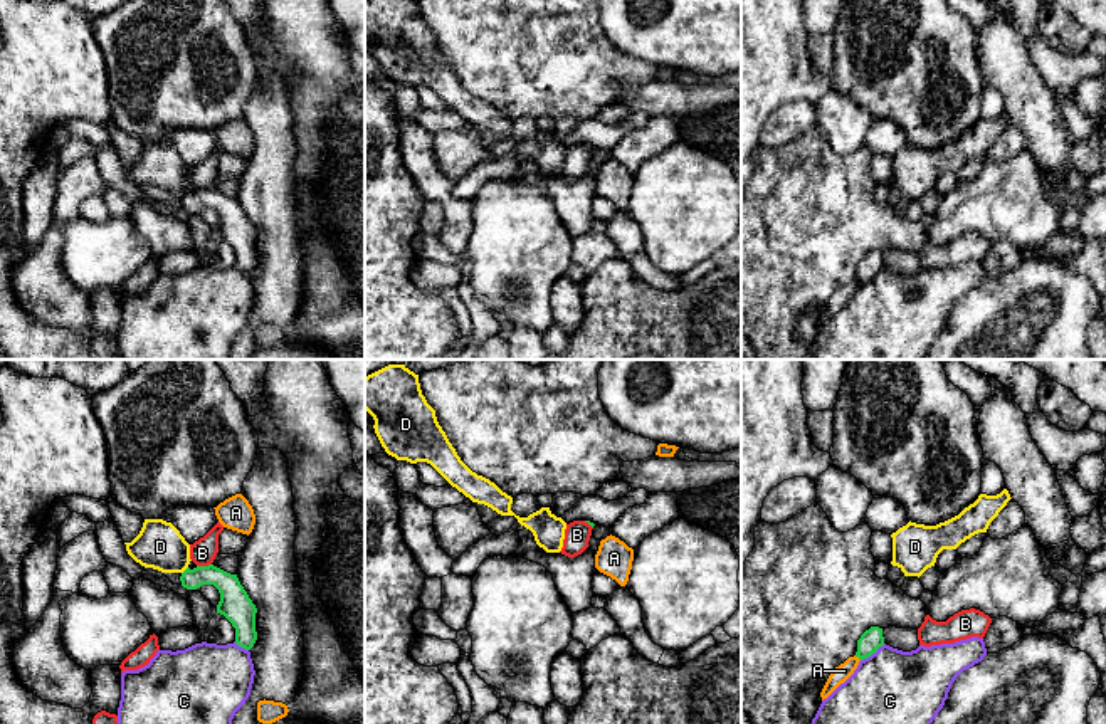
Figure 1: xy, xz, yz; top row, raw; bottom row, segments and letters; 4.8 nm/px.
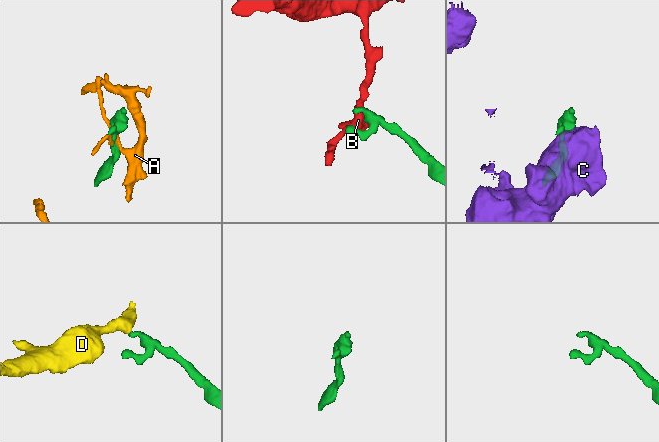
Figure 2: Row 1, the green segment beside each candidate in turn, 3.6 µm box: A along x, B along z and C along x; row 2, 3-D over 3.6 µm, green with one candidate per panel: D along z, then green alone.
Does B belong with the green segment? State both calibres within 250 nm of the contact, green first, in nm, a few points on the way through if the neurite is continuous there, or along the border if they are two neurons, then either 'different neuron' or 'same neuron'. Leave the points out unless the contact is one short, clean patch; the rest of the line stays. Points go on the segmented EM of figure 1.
150/120 nm | along xy (210, 563), (197, 566) | different neuron

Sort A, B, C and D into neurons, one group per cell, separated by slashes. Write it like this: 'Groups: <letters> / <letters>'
Groups: A / B / C / D

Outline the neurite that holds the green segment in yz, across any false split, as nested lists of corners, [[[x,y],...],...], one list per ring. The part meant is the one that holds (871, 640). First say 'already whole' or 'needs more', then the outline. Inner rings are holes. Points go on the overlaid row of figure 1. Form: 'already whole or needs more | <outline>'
already whole | [[[871,627],[866,630],[861,638],[857,640],[857,652],[856,657],[864,660],[877,652],[879,647],[884,645],[882,628]]]

